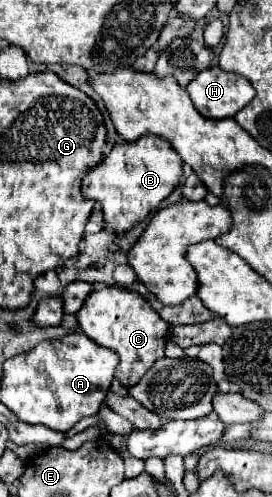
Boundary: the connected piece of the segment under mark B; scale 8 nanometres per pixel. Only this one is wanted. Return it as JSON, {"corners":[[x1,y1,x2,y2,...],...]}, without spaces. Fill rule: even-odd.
{"corners":[[145,135,133,143,117,143,111,153,83,177,81,193,95,199,103,207,105,225,115,233,127,233,139,225,181,181,181,157,153,135]]}

